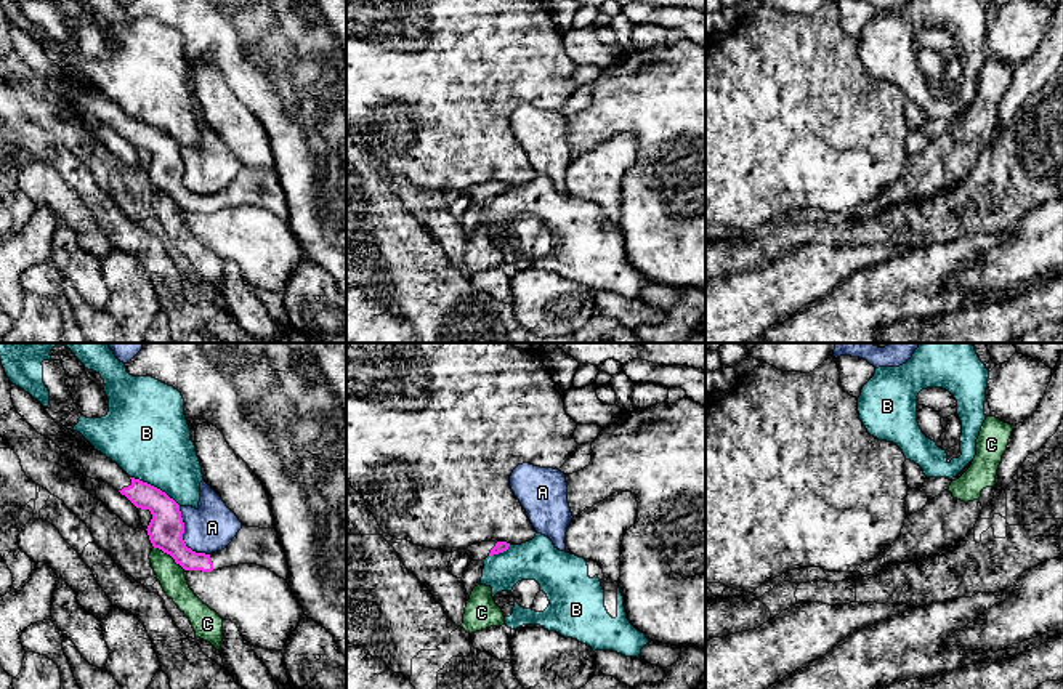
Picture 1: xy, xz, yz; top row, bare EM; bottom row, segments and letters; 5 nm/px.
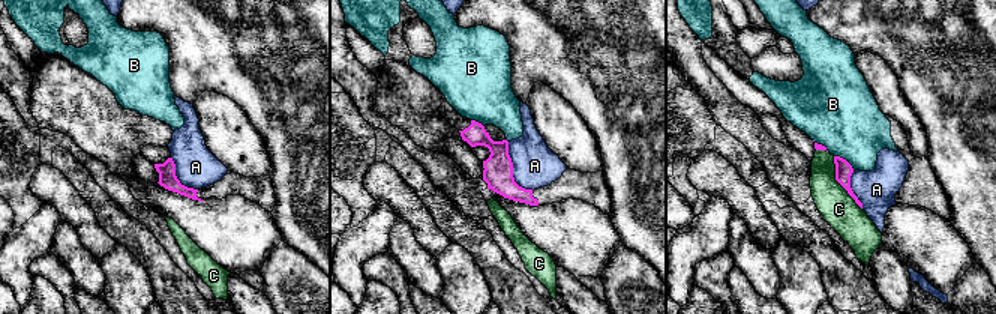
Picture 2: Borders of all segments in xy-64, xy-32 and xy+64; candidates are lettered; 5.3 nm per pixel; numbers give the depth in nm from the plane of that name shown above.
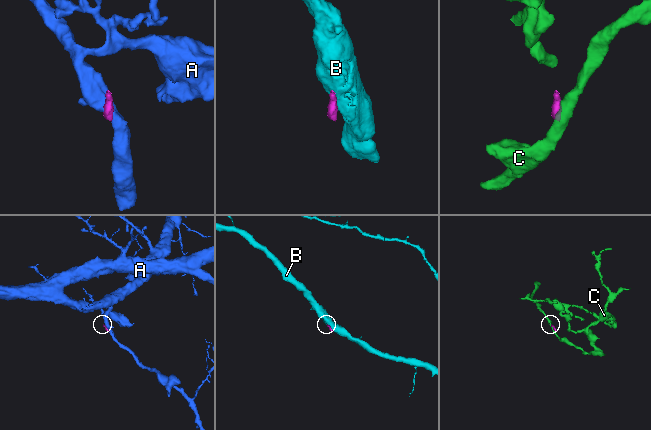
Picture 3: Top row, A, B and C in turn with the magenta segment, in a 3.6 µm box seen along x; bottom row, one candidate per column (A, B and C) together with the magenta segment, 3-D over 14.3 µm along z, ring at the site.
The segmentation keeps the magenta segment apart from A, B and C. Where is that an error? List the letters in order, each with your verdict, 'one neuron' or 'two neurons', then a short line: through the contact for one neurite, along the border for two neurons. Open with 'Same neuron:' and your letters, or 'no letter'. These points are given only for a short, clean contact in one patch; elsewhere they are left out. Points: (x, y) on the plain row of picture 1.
Same neuron: no letter
A: two neurons; line xy (178, 148), (183, 164), (183, 183), (193, 191), (209, 196)
B: two neurons; line xy (130, 117), (159, 128), (180, 146)
C: two neurons; line xy (154, 188), (165, 193), (185, 210)

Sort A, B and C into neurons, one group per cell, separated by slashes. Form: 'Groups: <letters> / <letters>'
Groups: A / B / C

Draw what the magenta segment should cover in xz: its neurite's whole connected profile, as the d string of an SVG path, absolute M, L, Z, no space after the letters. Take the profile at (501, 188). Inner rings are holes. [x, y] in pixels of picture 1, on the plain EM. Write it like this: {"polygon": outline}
{"polygon": "M481 183L467 189L467 195L471 202L483 202L487 197L494 197L507 192L510 184L507 183Z"}

